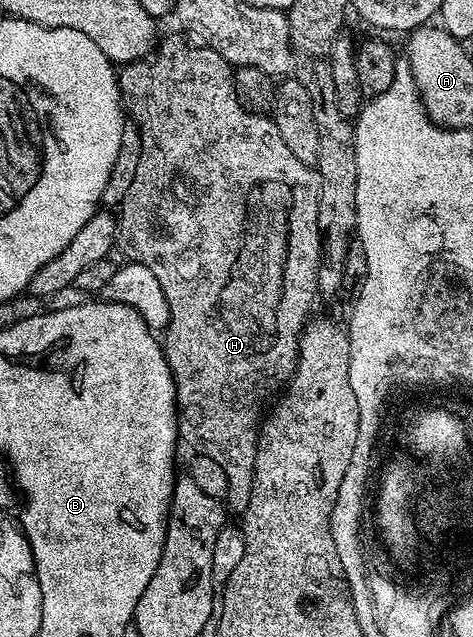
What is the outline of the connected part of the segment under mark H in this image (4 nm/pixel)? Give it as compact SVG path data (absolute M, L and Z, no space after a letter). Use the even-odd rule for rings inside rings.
M166 38L163 42L161 39L149 56L136 62L127 62L117 71L122 104L125 113L138 124L138 130L142 134L142 147L136 176L120 207L116 246L119 251L122 249L123 259L144 264L144 268L150 269L152 276L160 280L160 288L164 288L164 300L168 300L170 313L164 331L164 353L176 388L178 437L185 445L187 442L191 446L194 454L208 456L211 460L216 460L220 468L224 468L224 473L228 476L225 505L231 515L241 516L248 508L248 500L252 500L258 431L264 418L262 405L266 401L269 403L294 377L294 369L298 363L298 341L303 326L311 317L310 305L318 294L318 267L322 264L322 237L318 231L318 171L315 167L305 166L303 162L296 160L296 156L292 156L292 151L288 144L284 144L280 128L276 128L273 117L245 110L240 100L236 100L234 70L230 62L212 48L201 44L193 45L186 46L182 38Z

